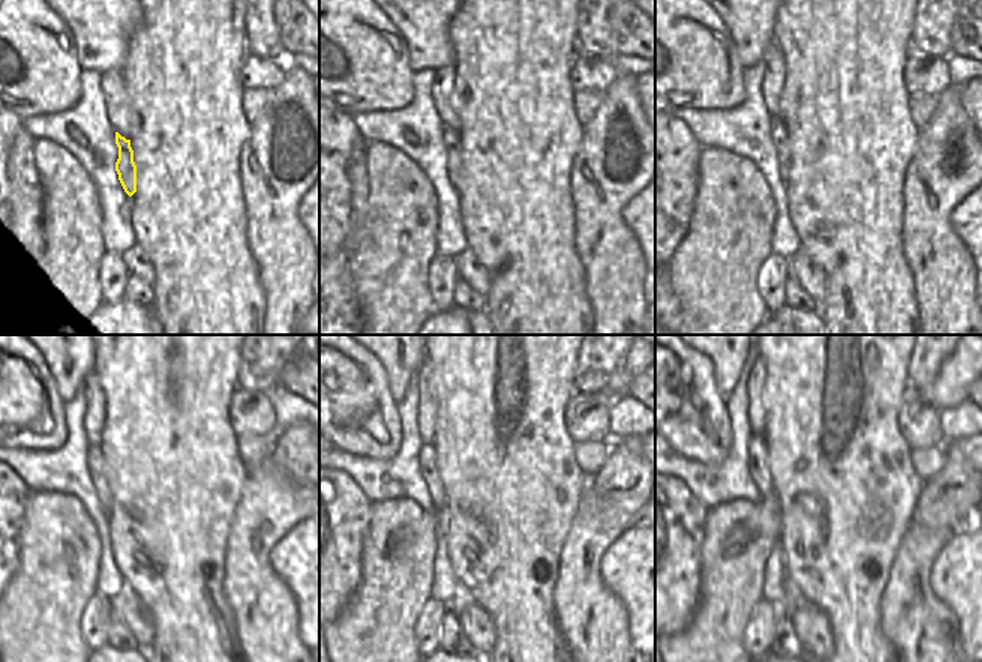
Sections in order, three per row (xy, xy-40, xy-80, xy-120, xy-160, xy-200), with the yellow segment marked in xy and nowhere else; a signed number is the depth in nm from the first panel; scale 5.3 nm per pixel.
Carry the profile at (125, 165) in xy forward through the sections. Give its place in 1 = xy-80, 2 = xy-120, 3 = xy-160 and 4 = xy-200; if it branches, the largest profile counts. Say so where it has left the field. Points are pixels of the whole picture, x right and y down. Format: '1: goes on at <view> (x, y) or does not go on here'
1: goes on at xy-80 (778, 129)
2: goes on at xy-120 (95, 457)
3: goes on at xy-160 (426, 458)
4: goes on at xy-200 (757, 464)

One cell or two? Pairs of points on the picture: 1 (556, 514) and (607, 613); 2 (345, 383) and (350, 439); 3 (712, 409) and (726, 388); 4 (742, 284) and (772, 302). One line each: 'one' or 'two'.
1: two
2: one
3: two
4: two

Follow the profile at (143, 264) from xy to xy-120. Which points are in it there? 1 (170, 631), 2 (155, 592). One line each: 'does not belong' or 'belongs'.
1: does not belong
2: does not belong

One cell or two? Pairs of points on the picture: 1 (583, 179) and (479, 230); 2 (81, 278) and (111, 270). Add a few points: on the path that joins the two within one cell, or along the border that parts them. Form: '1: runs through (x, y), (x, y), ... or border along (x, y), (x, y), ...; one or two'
1: border along (577, 150), (571, 165), (573, 219); two
2: border along (105, 252), (99, 273), (102, 306); two

